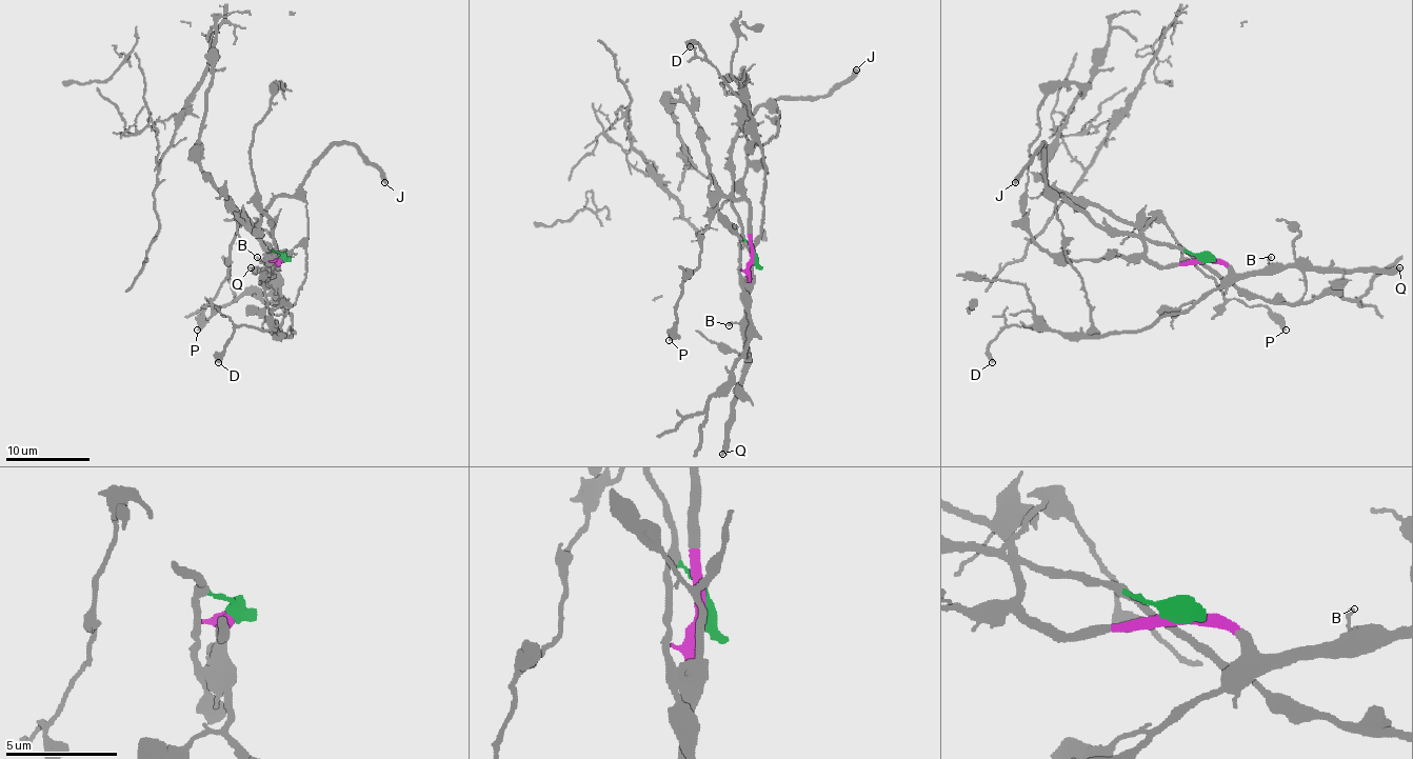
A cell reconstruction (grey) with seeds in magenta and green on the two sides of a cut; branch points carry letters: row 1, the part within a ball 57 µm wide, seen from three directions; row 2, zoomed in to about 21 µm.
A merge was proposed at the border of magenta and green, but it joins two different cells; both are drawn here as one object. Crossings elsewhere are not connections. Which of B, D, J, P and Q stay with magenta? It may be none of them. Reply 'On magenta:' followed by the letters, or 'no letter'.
On magenta: B, D, Q

